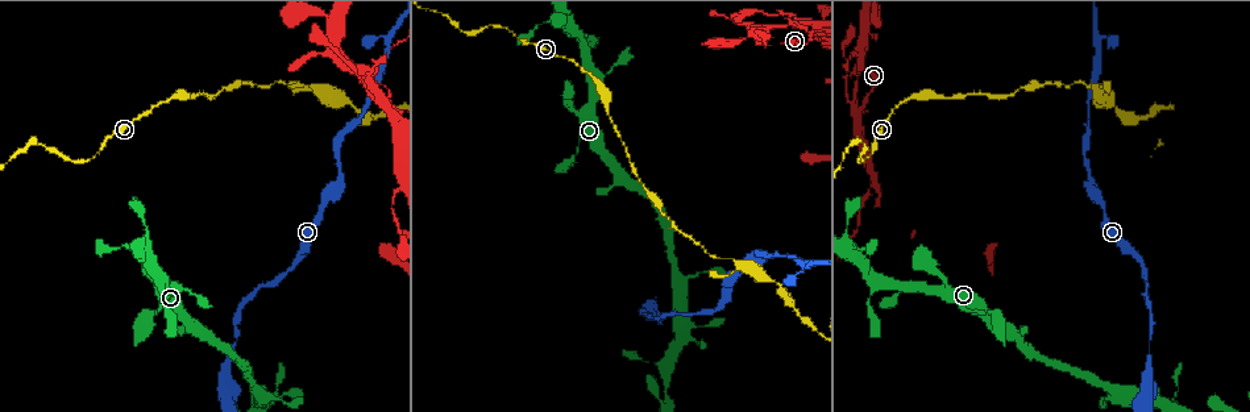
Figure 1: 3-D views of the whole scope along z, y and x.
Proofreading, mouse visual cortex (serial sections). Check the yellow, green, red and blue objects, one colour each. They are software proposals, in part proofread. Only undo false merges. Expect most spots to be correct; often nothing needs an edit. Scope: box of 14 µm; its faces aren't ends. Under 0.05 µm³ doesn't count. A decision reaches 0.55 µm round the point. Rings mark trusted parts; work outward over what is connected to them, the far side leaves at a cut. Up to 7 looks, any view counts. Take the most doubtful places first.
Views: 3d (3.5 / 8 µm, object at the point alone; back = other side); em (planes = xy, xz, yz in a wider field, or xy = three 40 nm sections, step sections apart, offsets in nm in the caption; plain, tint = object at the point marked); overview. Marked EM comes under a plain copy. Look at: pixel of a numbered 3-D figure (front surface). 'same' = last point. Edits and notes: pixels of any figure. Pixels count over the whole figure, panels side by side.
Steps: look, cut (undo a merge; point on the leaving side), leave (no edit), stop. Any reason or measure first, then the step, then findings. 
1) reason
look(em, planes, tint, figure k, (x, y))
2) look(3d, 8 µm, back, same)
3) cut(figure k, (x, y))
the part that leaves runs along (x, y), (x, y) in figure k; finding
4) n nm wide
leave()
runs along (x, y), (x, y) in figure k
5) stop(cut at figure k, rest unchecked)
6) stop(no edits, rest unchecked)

arms run side by side
look(3d, 3.5 µm, back, figure 1, (859, 109))

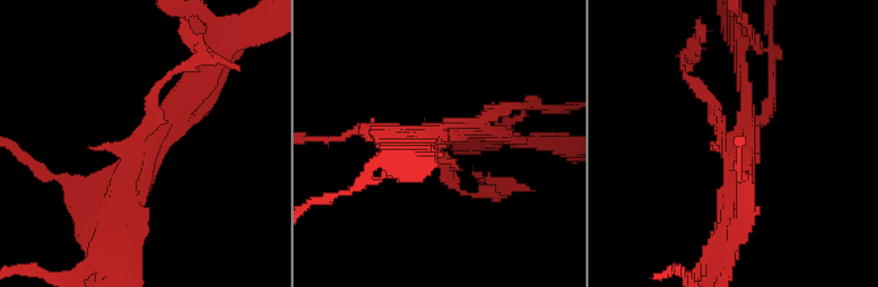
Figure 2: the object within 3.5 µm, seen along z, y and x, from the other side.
now the EM
look(em, planes, tint, figure 2, (443, 145))

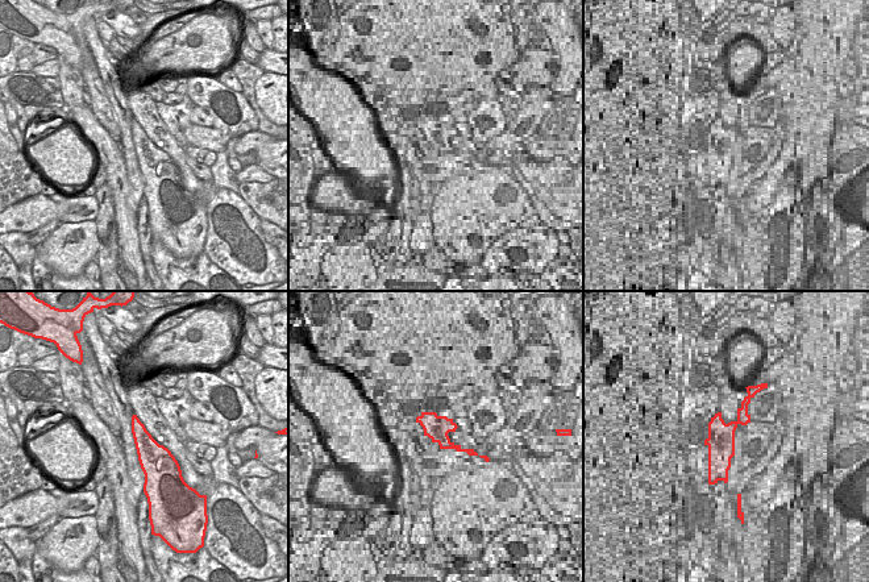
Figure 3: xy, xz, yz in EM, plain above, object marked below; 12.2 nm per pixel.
cut it another way
look(em, xy, step 2, tint, same)

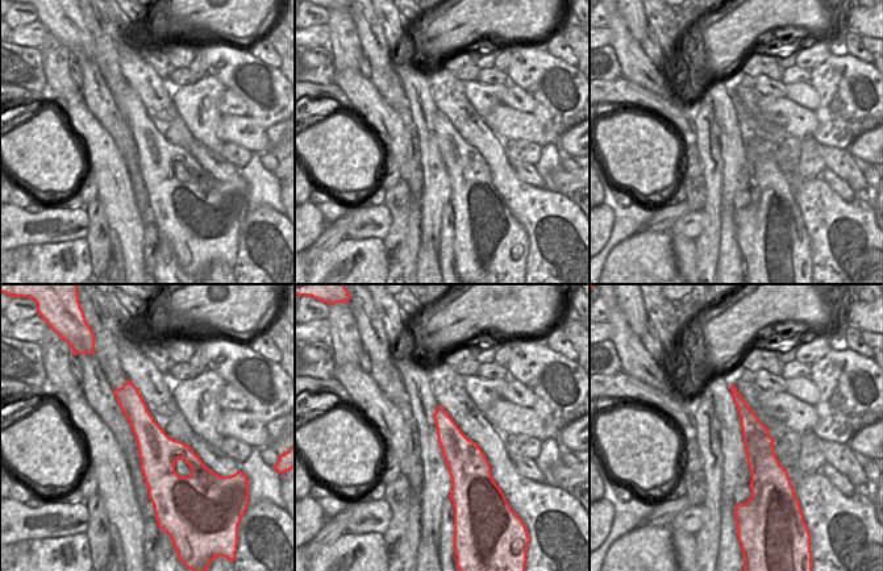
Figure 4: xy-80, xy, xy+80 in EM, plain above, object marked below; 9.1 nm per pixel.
leave()
runs along (128, 386), (151, 440), (151, 488) in figure 4; one cell here

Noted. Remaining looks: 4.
three-way junction
look(3d, 3.5 µm, figure 1, (1097, 40))

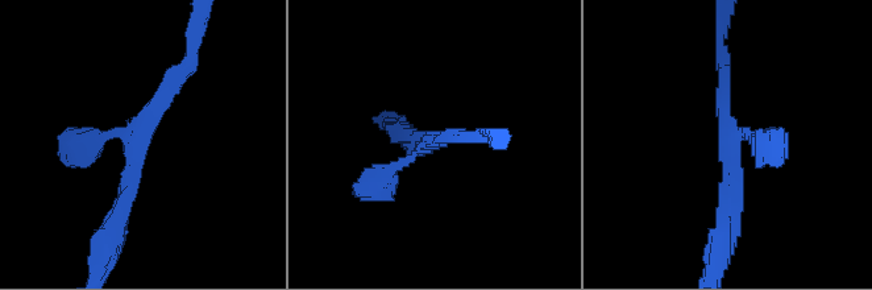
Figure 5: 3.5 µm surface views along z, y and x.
3 arms; arms of 200, 200, 250 nm
look(em, xy, step 1, tint, figure 5, (729, 143))

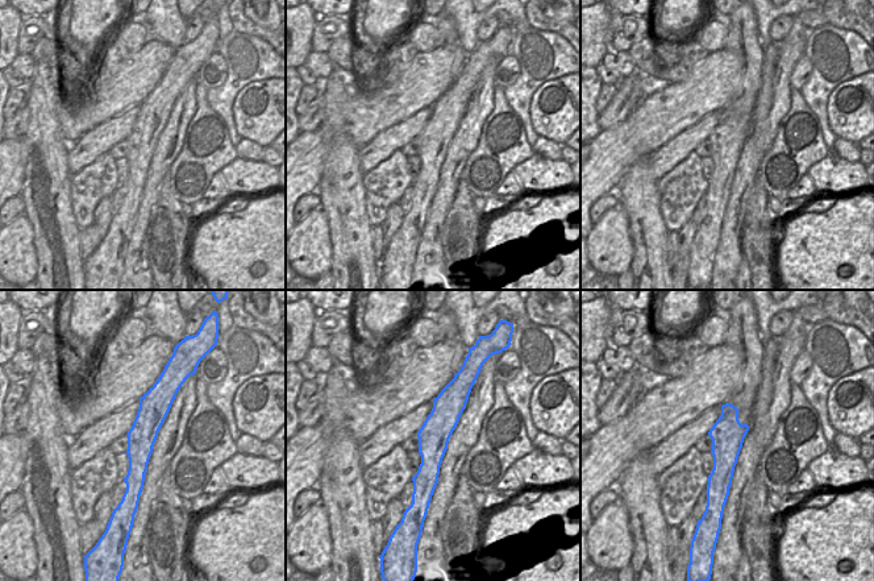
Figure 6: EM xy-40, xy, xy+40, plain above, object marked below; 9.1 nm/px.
leave()
runs along (159, 385), (130, 494) in figure 6; all the same cell

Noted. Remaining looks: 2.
calibre changes
look(3d, 3.5 µm, figure 1, (749, 24))

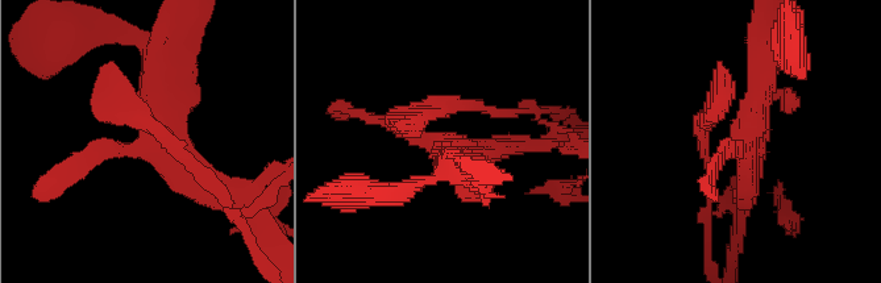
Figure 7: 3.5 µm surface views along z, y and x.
look(em, planes, tint, figure 7, (440, 144))

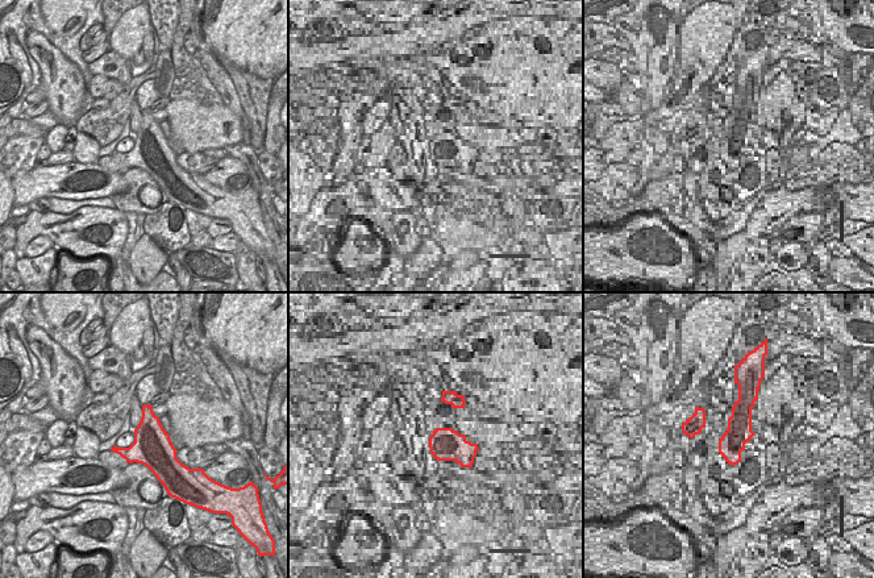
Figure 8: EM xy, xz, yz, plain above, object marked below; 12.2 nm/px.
leave()
one cell here

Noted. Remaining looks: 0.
stop(no edits, rest unchecked)

